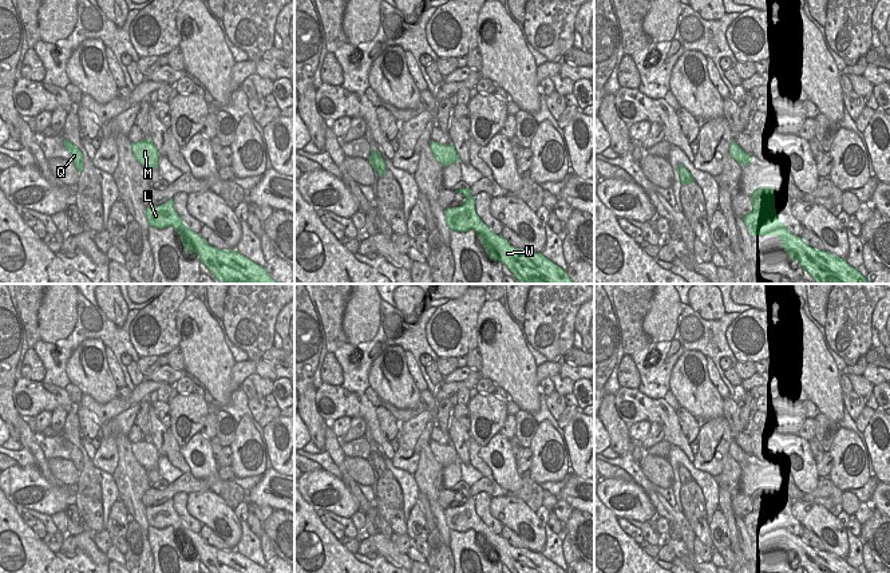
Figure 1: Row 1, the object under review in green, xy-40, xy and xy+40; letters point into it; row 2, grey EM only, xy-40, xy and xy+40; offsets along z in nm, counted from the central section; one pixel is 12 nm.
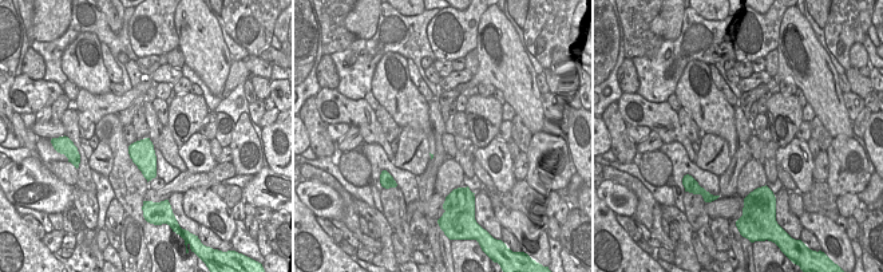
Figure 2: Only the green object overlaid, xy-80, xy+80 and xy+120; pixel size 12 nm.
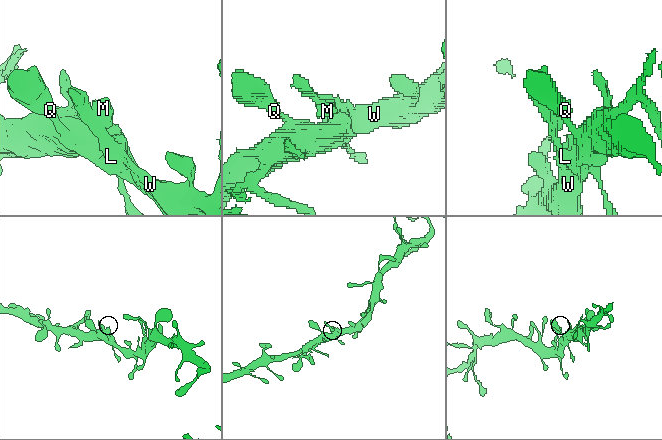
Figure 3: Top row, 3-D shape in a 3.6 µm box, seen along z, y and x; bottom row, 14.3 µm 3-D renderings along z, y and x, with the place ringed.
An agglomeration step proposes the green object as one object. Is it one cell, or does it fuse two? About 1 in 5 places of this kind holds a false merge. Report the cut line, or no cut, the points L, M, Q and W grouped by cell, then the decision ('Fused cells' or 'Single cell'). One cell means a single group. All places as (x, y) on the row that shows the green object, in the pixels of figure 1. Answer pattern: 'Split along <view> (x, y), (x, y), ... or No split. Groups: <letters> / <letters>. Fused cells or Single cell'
No split. Groups: L M Q W. Single cell.

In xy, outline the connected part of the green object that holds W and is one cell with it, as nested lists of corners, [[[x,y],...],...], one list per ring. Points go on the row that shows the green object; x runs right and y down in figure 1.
[[[470,187],[455,190],[455,193],[462,193],[466,201],[462,206],[444,210],[448,229],[460,233],[472,229],[476,236],[480,236],[488,257],[501,261],[519,284],[574,284],[562,268],[542,253],[514,248],[502,236],[493,233],[478,217]]]

